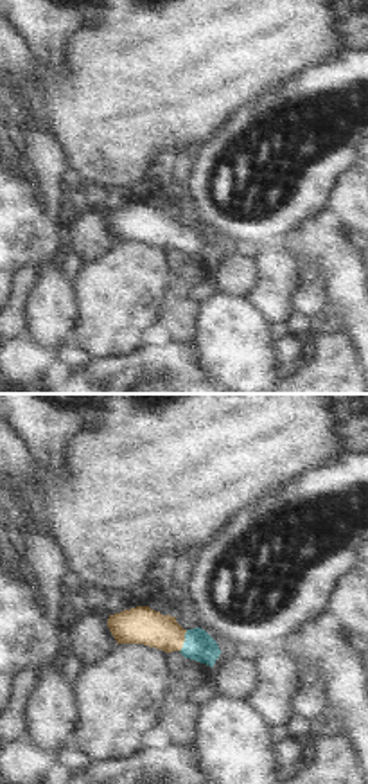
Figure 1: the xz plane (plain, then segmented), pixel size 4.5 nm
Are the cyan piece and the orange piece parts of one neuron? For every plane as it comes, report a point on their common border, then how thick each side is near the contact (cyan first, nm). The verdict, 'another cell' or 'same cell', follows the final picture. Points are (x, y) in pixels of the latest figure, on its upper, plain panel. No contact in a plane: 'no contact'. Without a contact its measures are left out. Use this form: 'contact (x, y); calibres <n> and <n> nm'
contact (185, 238); calibres 140 and 170 nm

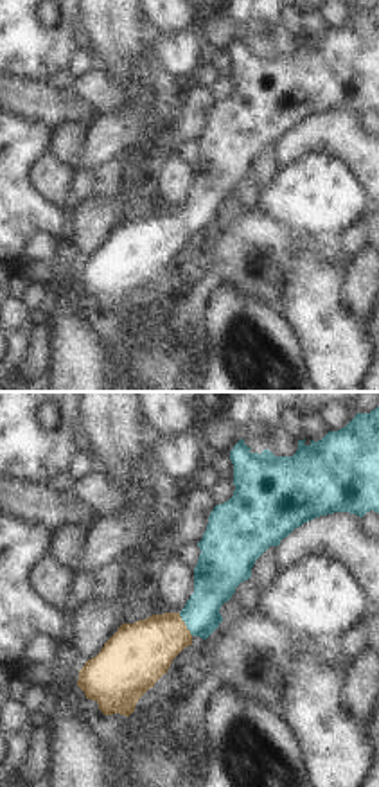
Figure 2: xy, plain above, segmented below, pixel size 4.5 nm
contact (185, 221); calibres 200 and 280 nm

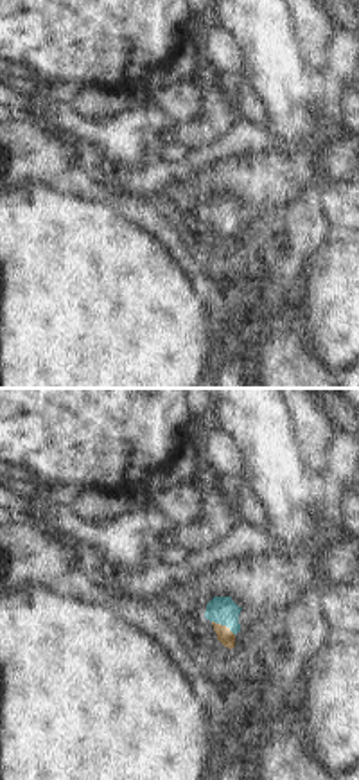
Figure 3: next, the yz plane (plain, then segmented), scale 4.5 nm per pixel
contact (223, 221); calibres 130 and 70 nm

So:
same cell

